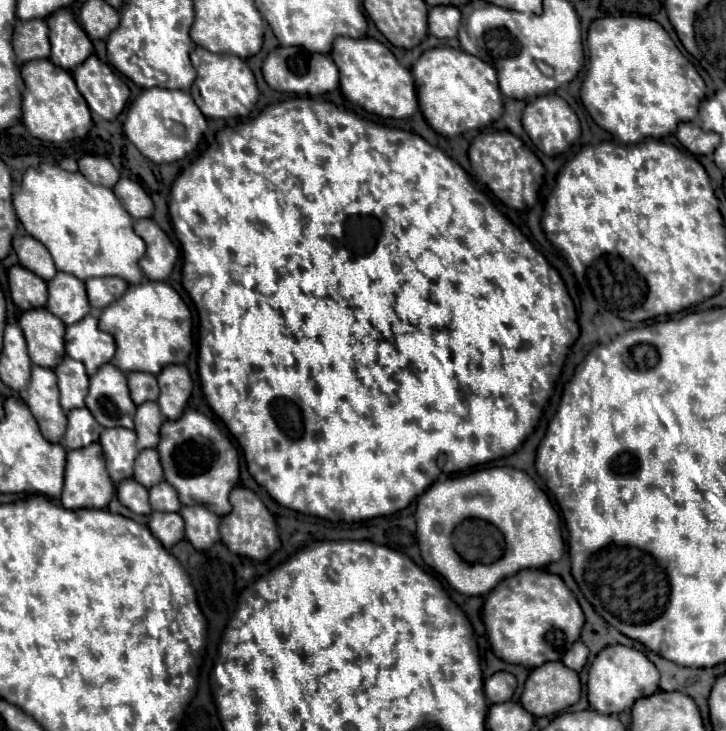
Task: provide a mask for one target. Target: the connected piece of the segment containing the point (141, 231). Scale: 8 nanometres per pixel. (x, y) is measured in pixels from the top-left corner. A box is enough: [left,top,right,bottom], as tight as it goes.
[134,218,178,280]

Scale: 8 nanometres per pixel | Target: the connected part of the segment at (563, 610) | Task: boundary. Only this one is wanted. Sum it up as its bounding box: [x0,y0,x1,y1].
[482,570,584,668]

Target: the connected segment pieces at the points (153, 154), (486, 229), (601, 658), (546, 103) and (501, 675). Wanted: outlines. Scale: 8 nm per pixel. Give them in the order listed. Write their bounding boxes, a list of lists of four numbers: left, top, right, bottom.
[[124,88,206,162],[168,98,580,522],[588,644,658,714],[522,94,580,156],[484,672,516,704]]

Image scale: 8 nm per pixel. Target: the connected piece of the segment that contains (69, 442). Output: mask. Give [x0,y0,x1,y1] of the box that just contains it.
[62,408,102,450]

